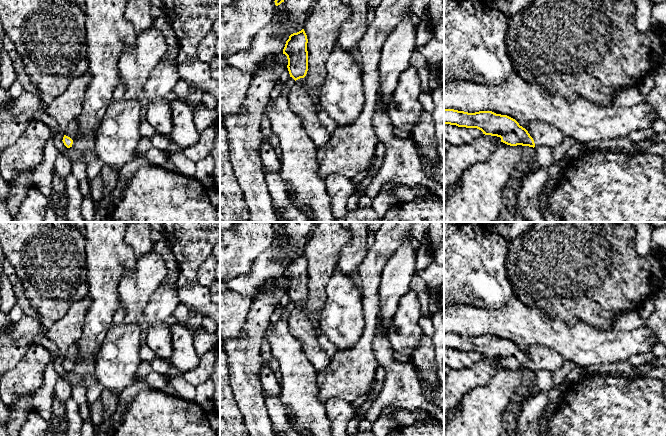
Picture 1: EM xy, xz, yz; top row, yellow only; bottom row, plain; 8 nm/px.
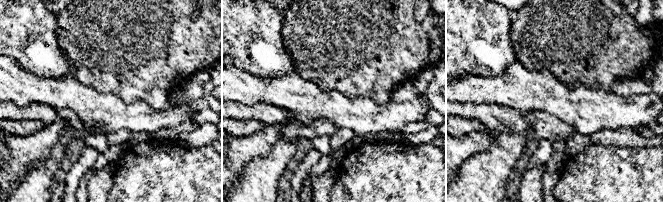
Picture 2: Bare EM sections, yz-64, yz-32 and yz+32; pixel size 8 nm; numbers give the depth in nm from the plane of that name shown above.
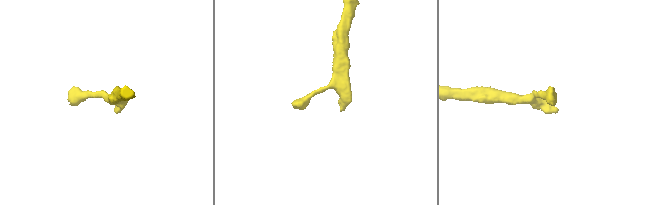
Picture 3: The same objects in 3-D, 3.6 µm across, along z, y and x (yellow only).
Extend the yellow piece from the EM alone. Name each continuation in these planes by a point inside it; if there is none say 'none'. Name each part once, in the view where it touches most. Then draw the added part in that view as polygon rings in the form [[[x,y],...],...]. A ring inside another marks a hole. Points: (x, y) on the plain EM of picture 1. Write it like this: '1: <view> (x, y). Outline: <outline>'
1: yz (543, 358). Outline: [[[531,346],[528,349],[527,355],[533,362],[535,370],[549,370],[554,372],[561,368],[567,361],[556,351],[545,346]]]

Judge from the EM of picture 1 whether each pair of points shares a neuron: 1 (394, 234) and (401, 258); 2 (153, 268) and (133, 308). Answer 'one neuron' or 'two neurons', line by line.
1: two neurons
2: one neuron

